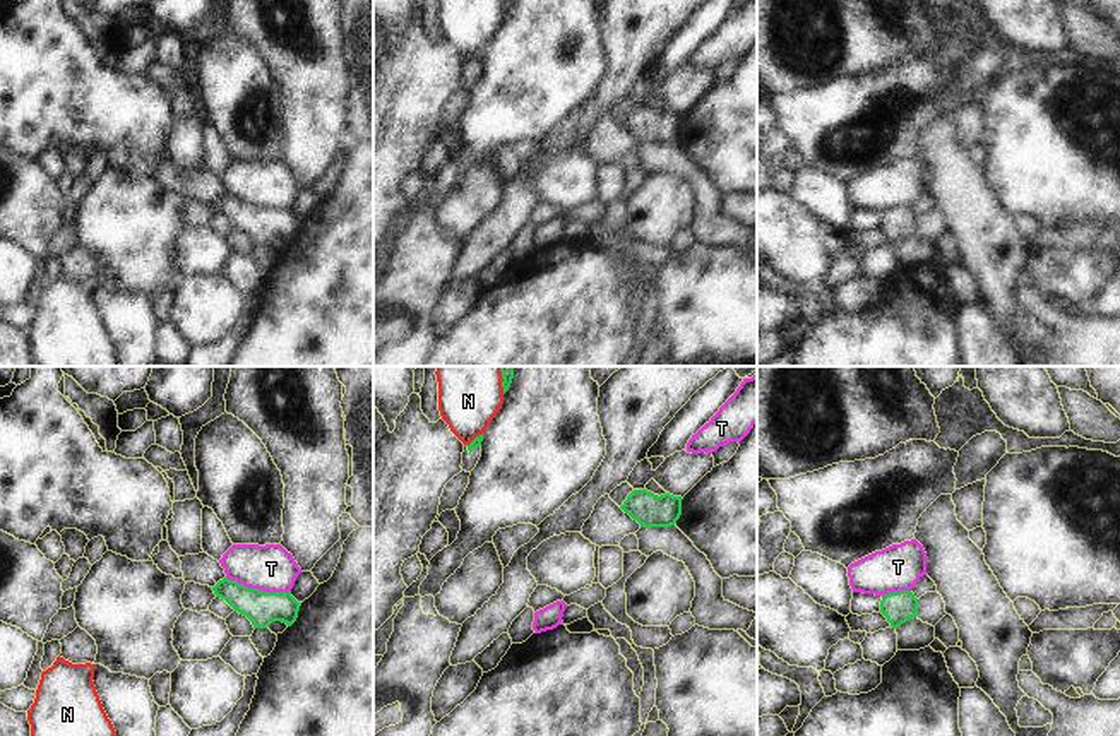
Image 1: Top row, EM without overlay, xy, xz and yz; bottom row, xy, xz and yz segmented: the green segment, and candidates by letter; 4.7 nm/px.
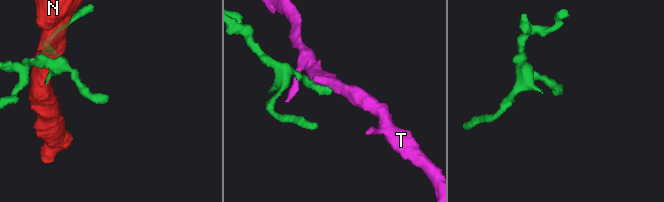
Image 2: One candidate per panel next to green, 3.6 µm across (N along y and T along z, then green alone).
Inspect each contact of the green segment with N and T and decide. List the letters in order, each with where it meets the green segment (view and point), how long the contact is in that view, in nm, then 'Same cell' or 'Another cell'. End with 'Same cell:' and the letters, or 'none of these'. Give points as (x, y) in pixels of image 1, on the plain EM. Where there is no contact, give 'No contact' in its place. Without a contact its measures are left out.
N: Touches green at xz (475, 55). Shared border 90 nm. Another cell
T: Touches green at xy (257, 206). Shared border 320 nm. Another cell
Same cell: none of these

